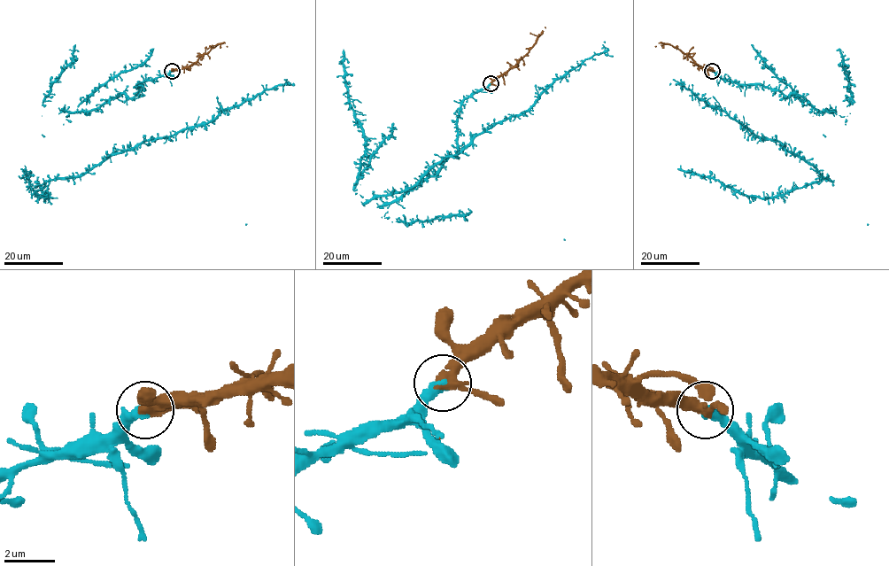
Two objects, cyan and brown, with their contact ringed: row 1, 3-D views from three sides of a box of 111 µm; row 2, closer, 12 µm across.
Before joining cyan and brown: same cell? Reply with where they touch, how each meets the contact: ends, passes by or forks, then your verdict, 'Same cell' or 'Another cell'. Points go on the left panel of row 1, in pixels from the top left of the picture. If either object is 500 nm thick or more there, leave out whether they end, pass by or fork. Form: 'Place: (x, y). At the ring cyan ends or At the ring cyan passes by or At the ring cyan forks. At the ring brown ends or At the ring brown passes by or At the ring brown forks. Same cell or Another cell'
Place: (172, 71). At the ring cyan ends. At the ring brown passes by. Same cell

